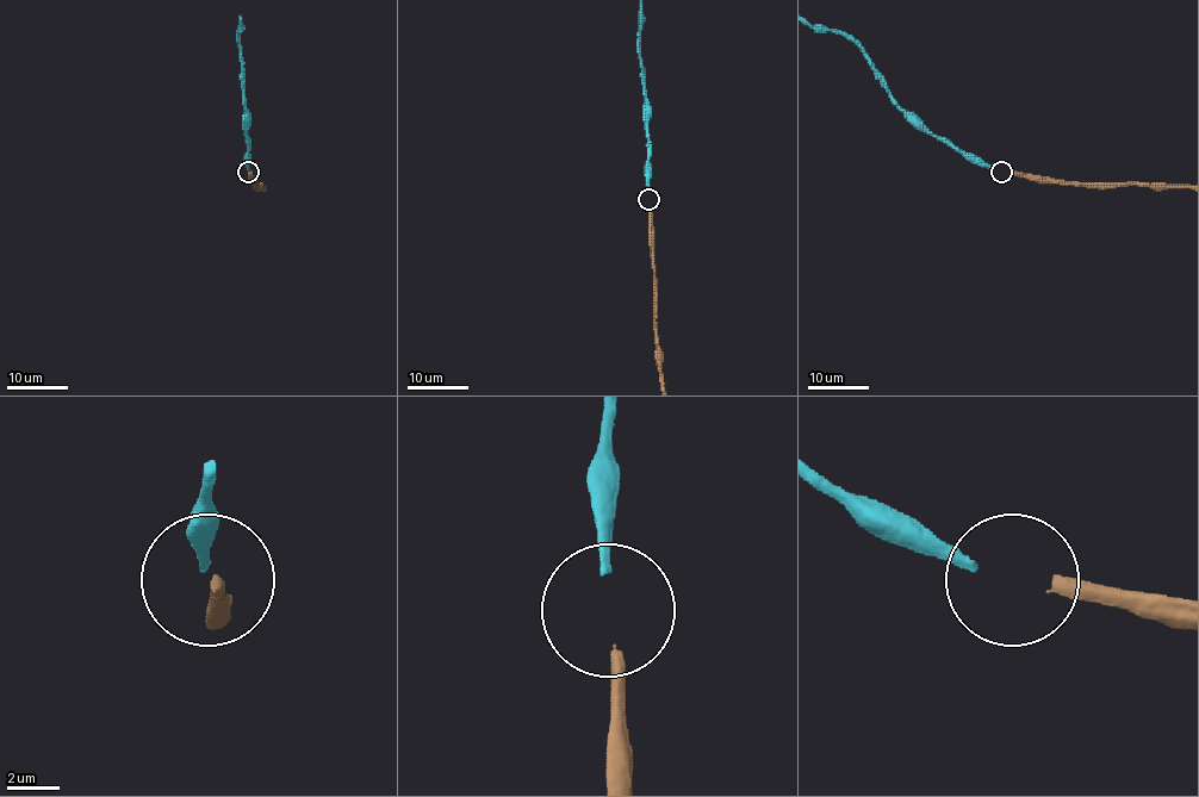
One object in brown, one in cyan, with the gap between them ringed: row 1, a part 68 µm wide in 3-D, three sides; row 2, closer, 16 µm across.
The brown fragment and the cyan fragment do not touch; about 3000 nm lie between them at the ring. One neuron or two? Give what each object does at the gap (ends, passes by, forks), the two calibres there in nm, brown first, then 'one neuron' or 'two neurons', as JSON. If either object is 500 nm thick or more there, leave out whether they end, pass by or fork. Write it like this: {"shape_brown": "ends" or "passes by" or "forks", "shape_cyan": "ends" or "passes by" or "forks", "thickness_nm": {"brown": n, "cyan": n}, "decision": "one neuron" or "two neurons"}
{"shape_brown": "ends", "shape_cyan": "ends", "thickness_nm": {"brown": 440, "cyan": 340}, "decision": "one neuron"}

